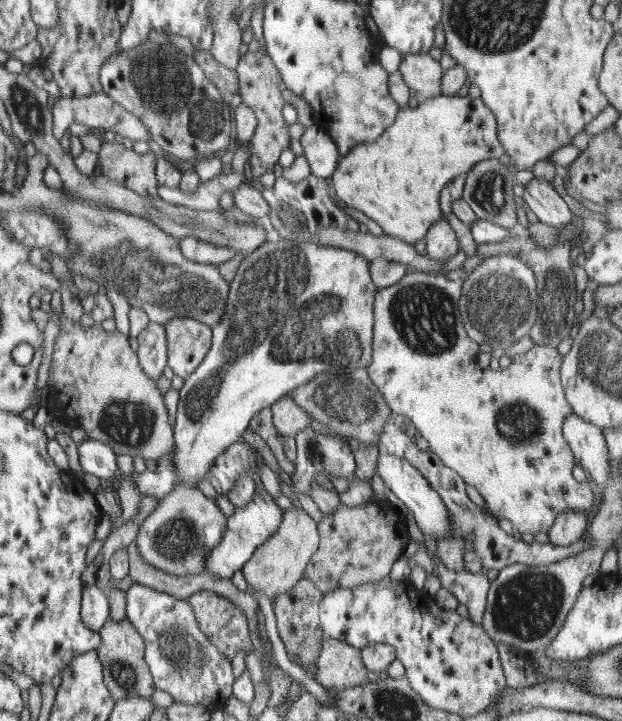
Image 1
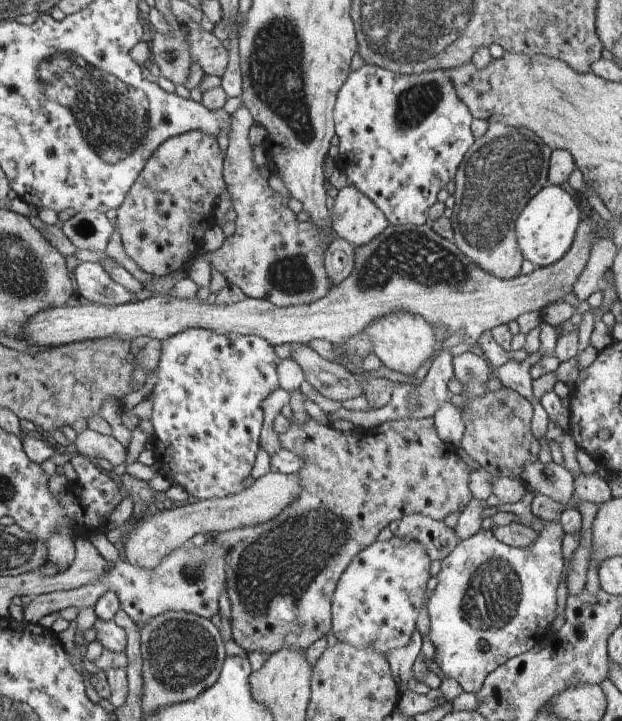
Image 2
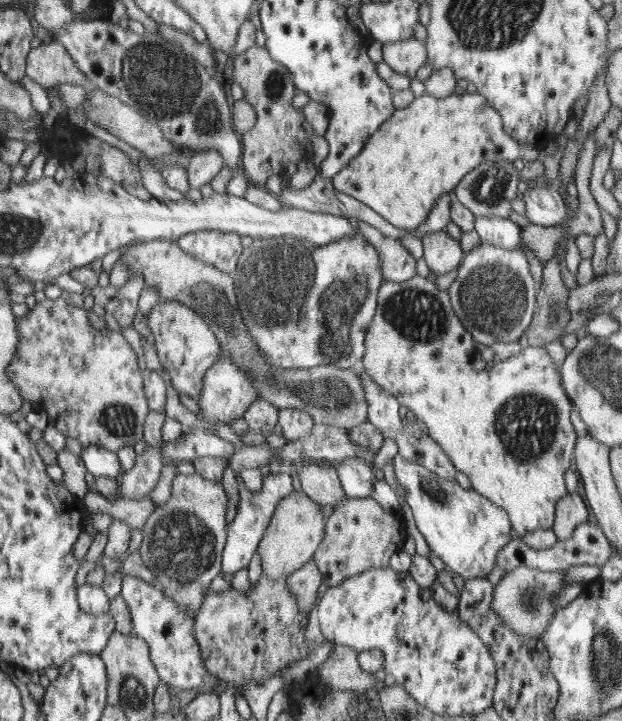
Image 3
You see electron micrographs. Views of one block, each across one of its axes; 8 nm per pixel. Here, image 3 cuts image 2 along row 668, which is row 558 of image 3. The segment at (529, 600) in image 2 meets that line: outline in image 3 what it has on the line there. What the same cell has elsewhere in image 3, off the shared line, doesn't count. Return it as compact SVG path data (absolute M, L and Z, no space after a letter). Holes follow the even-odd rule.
M397 455L394 459L394 474L398 485L406 495L406 501L412 509L416 527L424 536L430 551L434 552L442 562L446 564L446 570L459 574L464 580L476 577L486 577L490 571L498 566L498 554L511 539L511 520L507 510L501 508L495 502L488 500L482 494L472 489L464 489L458 485L456 480L446 481L444 478L434 474L430 469L418 465L414 461L408 461Z

